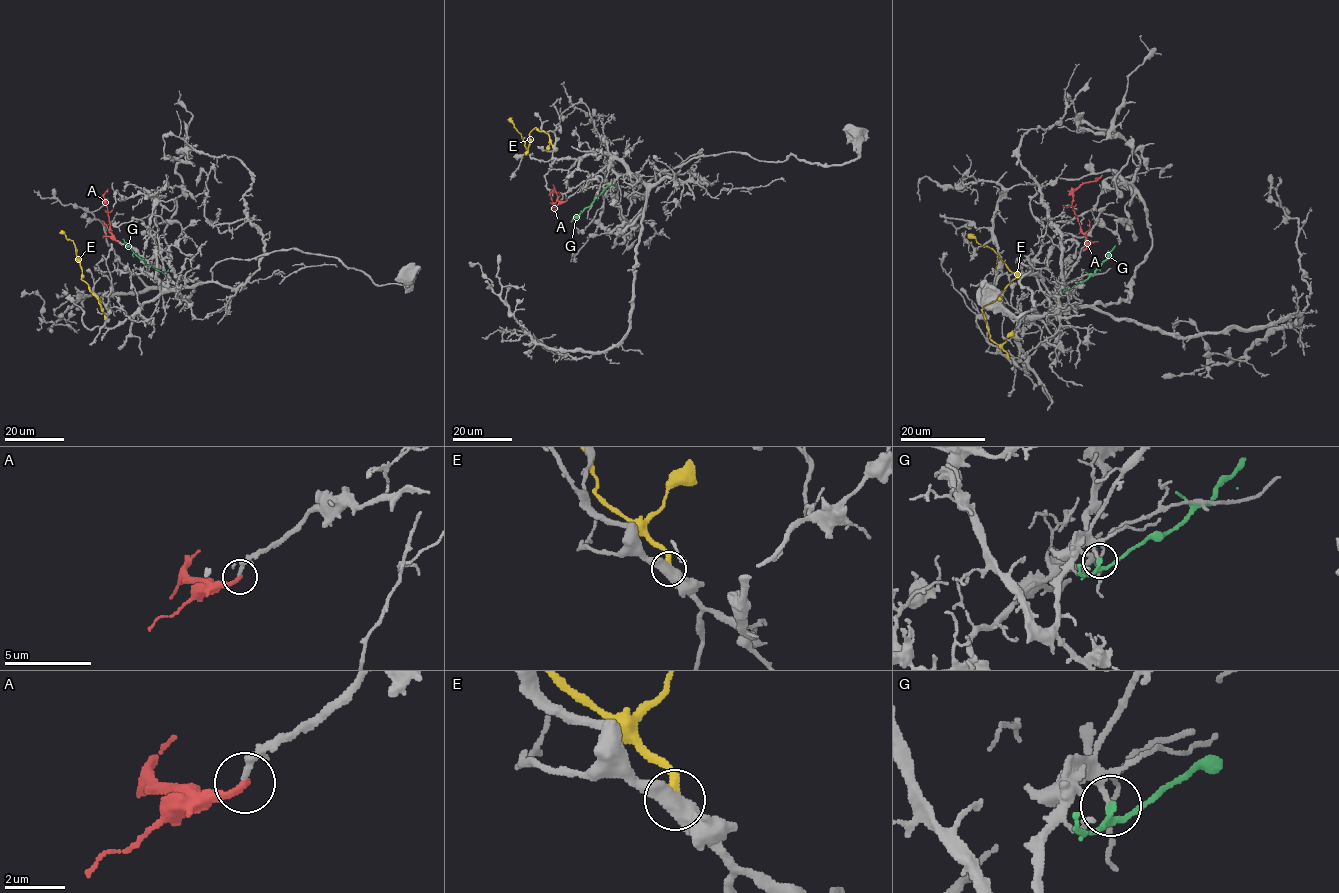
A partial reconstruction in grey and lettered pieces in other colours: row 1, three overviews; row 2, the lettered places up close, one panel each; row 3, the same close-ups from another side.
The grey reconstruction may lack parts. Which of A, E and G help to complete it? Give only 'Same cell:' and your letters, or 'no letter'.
Same cell: A

